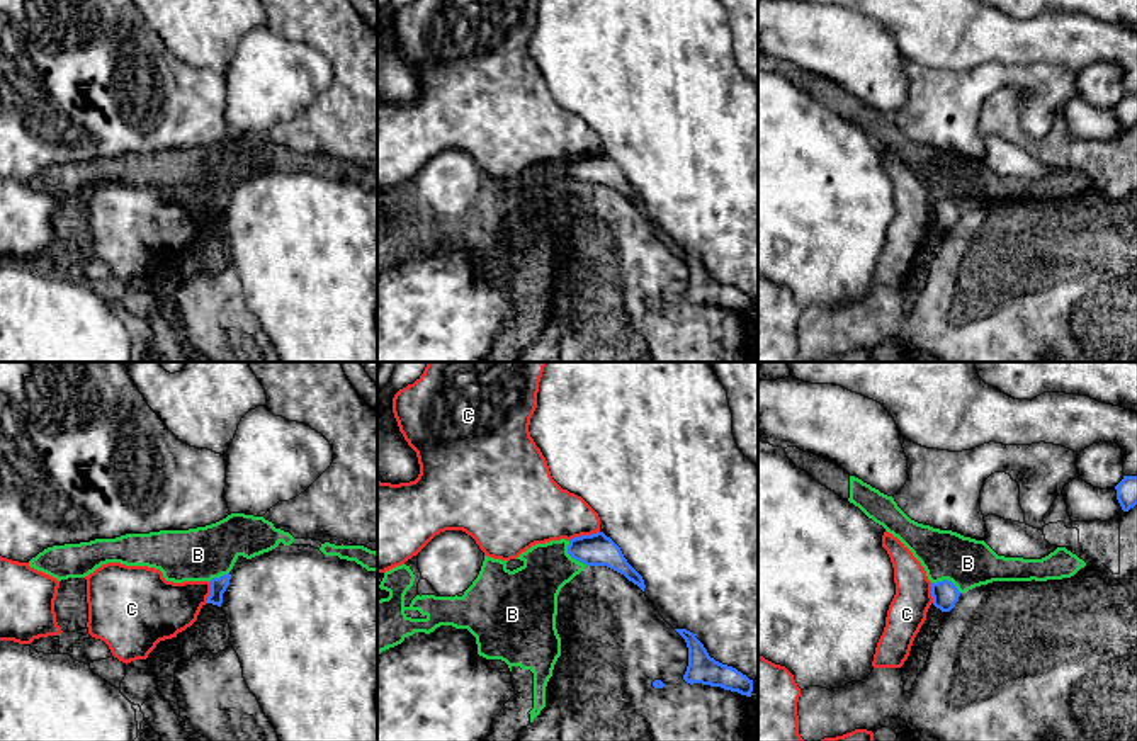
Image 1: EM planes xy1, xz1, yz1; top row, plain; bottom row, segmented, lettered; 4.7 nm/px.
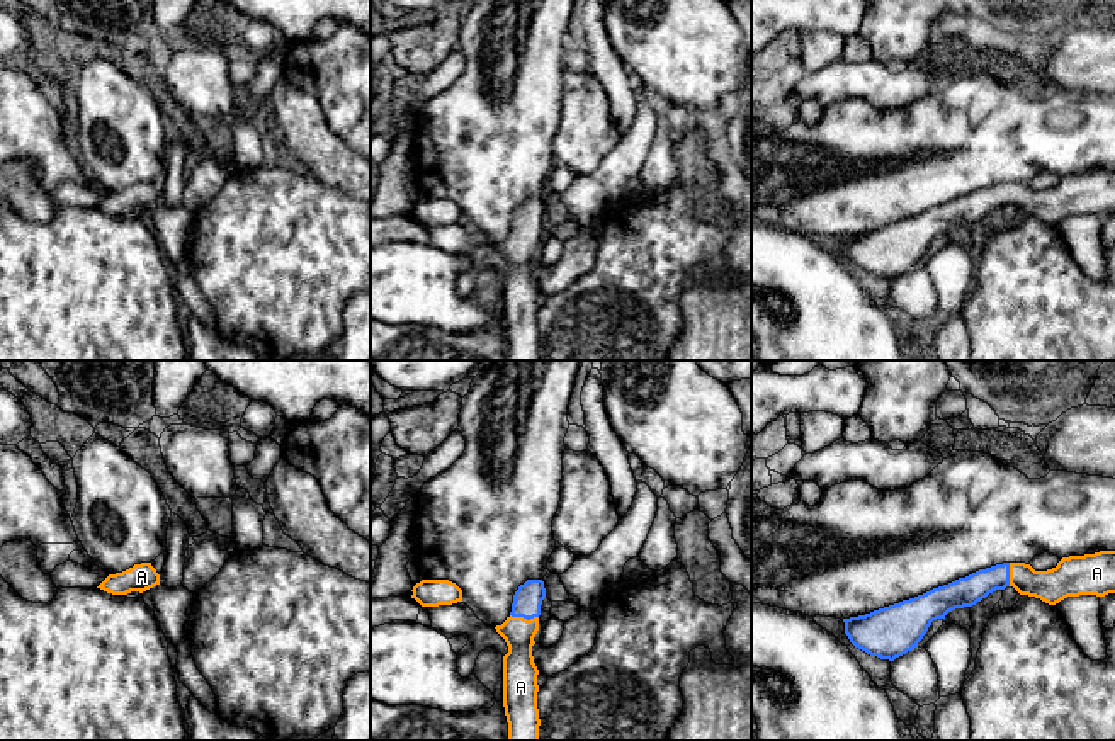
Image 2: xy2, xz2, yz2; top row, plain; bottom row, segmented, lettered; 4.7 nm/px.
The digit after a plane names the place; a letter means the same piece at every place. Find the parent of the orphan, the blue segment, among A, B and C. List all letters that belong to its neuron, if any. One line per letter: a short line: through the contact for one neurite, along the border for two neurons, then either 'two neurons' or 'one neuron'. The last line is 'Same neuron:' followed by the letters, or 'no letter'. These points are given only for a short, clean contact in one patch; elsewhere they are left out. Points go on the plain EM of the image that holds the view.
A: line xz2 (527, 220), (524, 237), (519, 248), (519, 289); one neuron
B: two neurons
C: line xz1 (599, 150), (588, 155), (575, 155), (570, 160); two neurons
Same neuron: A

